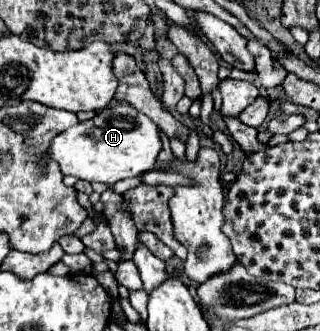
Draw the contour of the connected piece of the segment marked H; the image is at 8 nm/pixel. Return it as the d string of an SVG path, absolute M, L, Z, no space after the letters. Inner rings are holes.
M113 103L89 121L81 121L67 131L55 135L45 153L47 159L57 161L63 175L73 175L83 181L101 181L115 185L119 179L135 177L153 169L161 151L157 125L127 103Z

